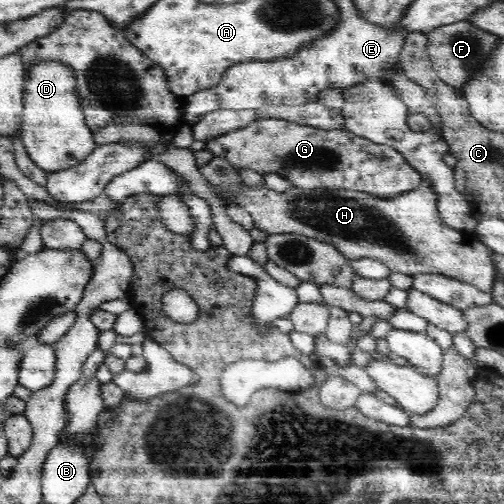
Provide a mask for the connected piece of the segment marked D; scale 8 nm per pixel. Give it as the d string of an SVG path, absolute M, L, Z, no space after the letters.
M52 59L35 64L26 75L20 132L29 157L46 174L79 165L96 144L84 119L72 67Z

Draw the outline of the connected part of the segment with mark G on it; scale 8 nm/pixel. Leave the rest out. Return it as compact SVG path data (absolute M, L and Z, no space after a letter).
M260 117L244 128L206 141L205 148L212 153L212 156L224 157L236 170L250 169L262 176L268 173L278 173L290 181L290 186L294 185L302 190L332 187L362 191L379 197L393 197L418 188L422 182L422 175L411 167L404 159L404 155L396 149L356 136L346 128L326 130L290 122L286 119Z

